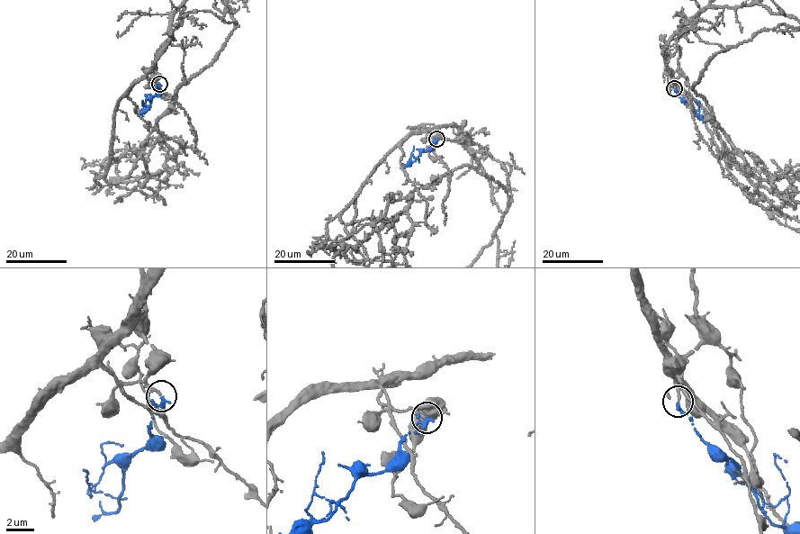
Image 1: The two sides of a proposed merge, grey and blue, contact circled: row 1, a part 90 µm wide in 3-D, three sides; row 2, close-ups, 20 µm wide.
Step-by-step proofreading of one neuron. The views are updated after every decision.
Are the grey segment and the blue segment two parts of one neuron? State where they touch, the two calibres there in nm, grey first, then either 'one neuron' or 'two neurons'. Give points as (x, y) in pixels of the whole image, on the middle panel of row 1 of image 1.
(436, 139) | 200/150 nm | one neuron

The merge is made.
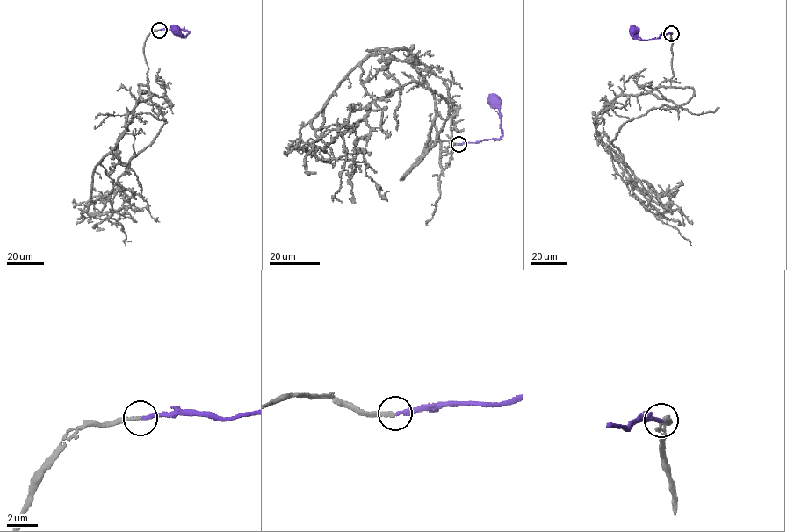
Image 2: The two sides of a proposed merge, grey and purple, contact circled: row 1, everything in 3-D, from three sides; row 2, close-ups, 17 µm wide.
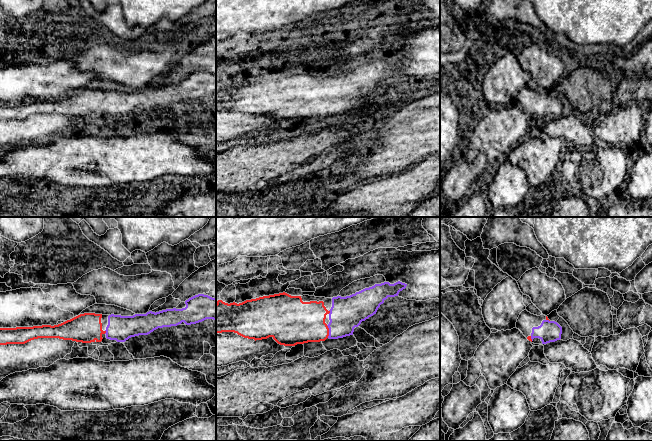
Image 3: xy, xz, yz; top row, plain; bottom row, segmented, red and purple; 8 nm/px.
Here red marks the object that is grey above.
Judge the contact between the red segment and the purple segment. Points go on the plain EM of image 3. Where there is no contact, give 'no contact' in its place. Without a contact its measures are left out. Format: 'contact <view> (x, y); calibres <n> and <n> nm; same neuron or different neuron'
contact xz (328, 107); calibres 340 and 260 nm; same neuron

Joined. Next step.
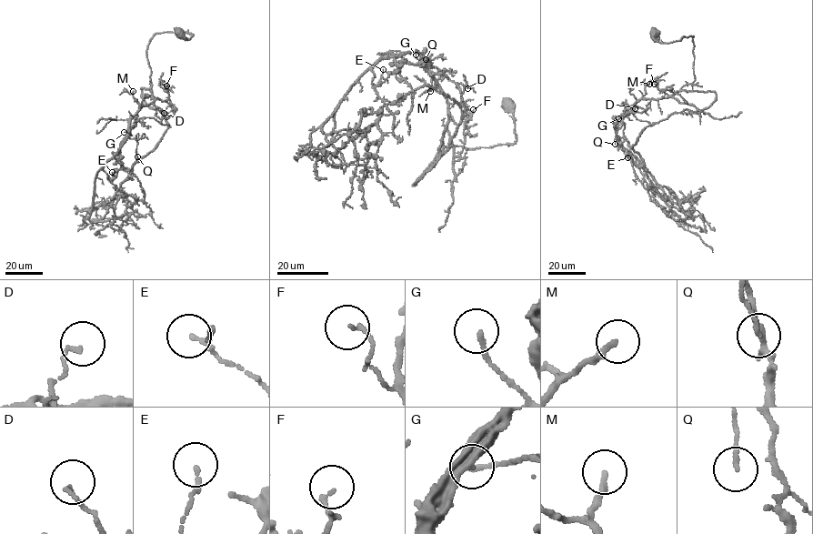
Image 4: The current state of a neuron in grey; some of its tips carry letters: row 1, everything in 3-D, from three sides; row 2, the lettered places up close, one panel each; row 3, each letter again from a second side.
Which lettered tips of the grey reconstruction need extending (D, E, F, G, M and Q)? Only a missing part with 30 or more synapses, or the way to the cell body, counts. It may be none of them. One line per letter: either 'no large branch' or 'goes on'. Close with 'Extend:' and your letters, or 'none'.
D: no large branch
E: no large branch
F: no large branch
G: goes on
M: no large branch
Q: no large branch
Extend: G

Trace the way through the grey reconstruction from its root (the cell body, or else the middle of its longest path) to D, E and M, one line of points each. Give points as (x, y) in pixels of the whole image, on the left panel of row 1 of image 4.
D: (180, 31), (186, 39), (194, 35), (156, 33), (147, 45), (152, 104), (165, 118), (164, 113)
E: (180, 31), (194, 35), (156, 33), (147, 45), (154, 100), (131, 119), (114, 157), (121, 167), (112, 172)
M: (180, 31), (186, 39), (194, 35), (156, 33), (147, 45), (152, 103), (140, 105), (133, 91)

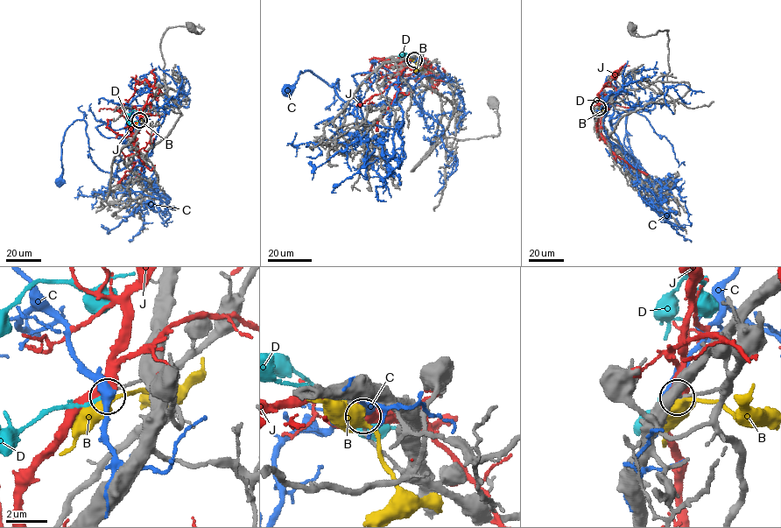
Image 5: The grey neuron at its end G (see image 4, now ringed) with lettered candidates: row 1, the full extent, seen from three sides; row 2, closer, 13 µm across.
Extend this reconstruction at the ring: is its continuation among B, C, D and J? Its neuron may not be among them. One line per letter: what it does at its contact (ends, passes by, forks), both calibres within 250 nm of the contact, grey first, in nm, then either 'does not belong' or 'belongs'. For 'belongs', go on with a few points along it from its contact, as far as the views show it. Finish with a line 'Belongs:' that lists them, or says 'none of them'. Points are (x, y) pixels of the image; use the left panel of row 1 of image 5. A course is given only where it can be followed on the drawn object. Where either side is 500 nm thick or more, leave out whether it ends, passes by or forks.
B: it passes by | 170/480 nm | does not belong
C: it passes by | 150/420 nm | does not belong
D: it ends | 150/180 nm | belongs | via (138, 120), (129, 123), (126, 116), (142, 109)
J: 160/500 nm | does not belong
Belongs: D

